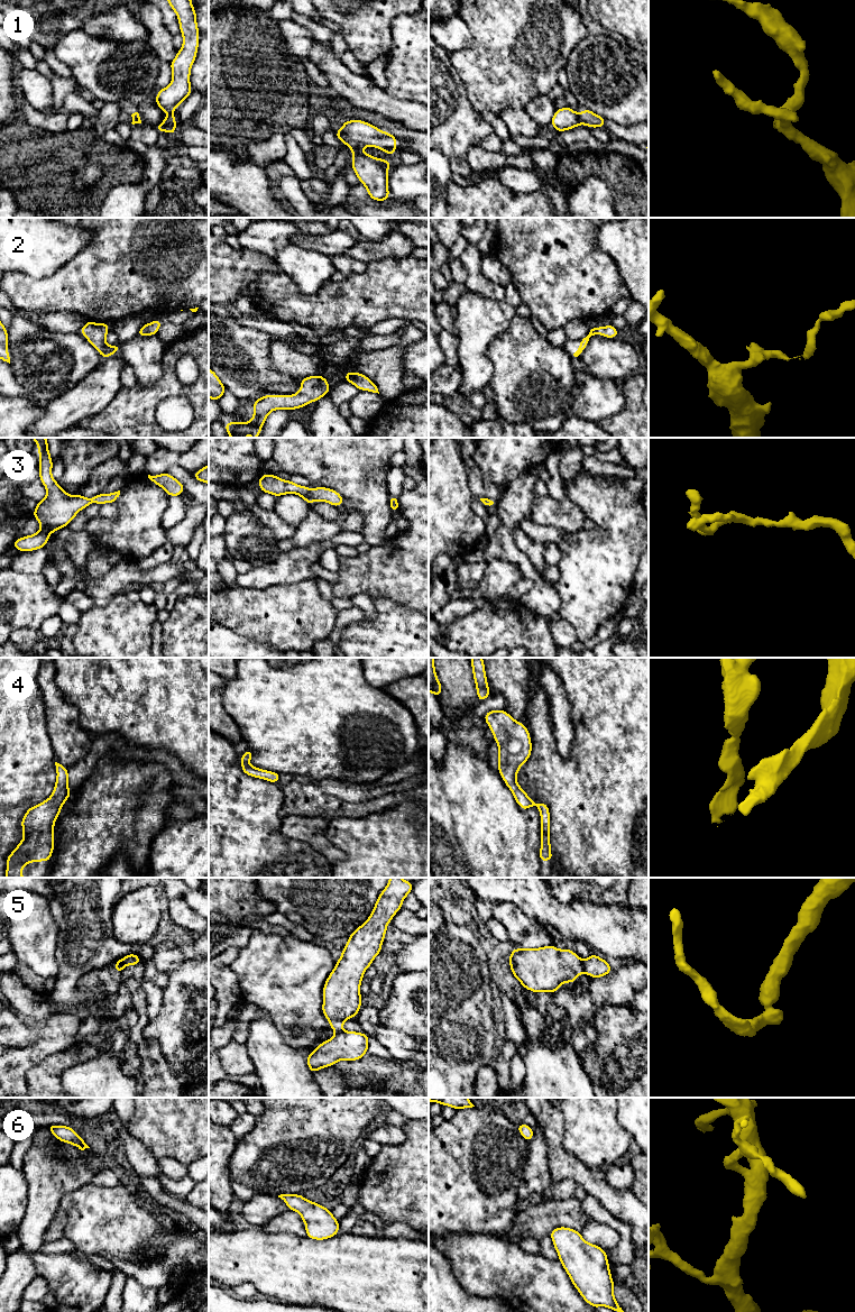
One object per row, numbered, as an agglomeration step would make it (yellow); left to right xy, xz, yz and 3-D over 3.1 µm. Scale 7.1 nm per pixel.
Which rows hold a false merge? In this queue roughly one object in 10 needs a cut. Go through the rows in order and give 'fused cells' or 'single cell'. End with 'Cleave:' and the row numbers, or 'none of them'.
1: fused cells
2: single cell
3: single cell
4: single cell
5: fused cells
6: single cell
Cleave: 1, 5

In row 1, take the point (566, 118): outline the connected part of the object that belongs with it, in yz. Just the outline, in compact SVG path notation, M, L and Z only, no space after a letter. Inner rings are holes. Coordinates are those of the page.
M567 105L562 109L555 110L552 117L551 125L559 132L563 132L568 129L573 129L578 127L580 125L580 120L578 113Z

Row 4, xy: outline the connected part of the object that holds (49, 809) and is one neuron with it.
M55 762L56 782L52 796L28 808L21 819L24 837L7 857L6 878L24 878L22 868L30 863L50 861L54 851L54 825L61 808L70 798L68 771Z

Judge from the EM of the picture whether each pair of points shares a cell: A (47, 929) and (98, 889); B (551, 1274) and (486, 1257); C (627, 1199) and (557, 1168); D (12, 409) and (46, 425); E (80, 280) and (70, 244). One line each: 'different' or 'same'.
A: different
B: same
C: same
D: different
E: different

